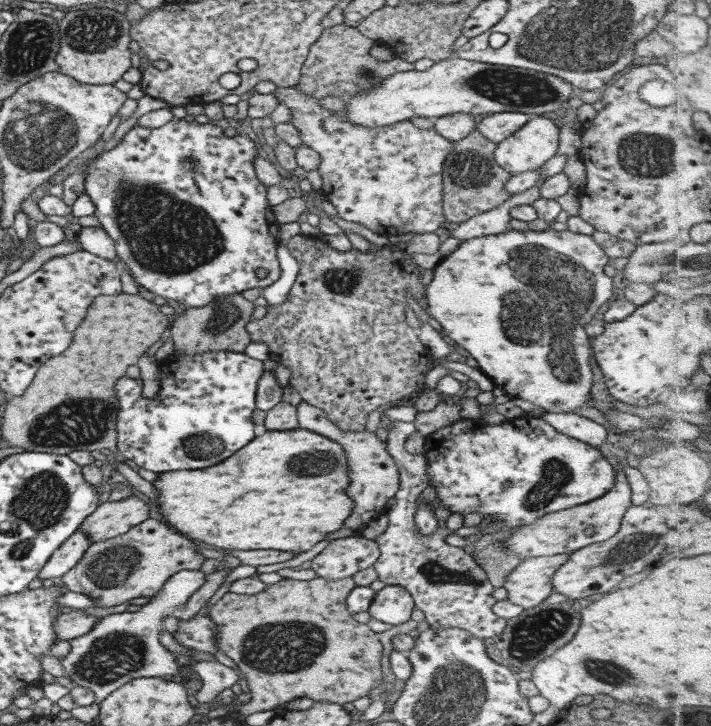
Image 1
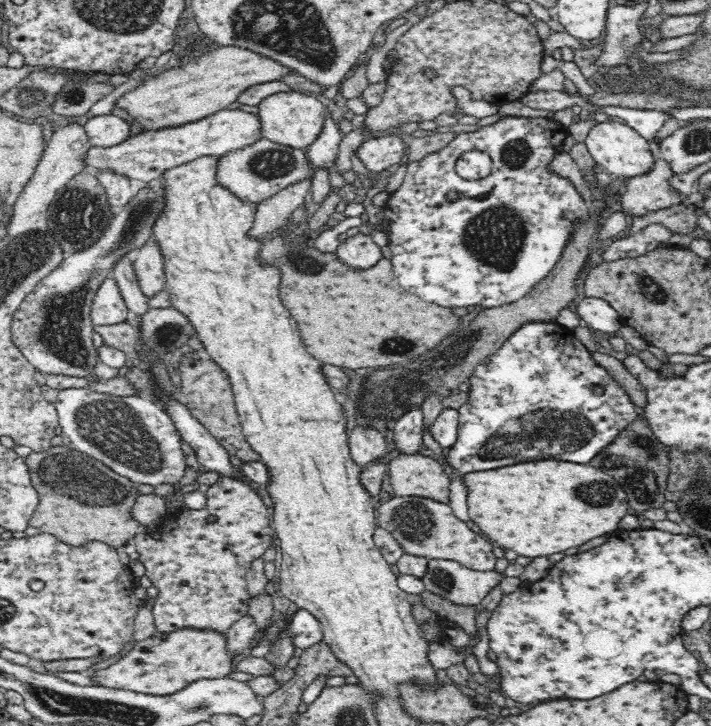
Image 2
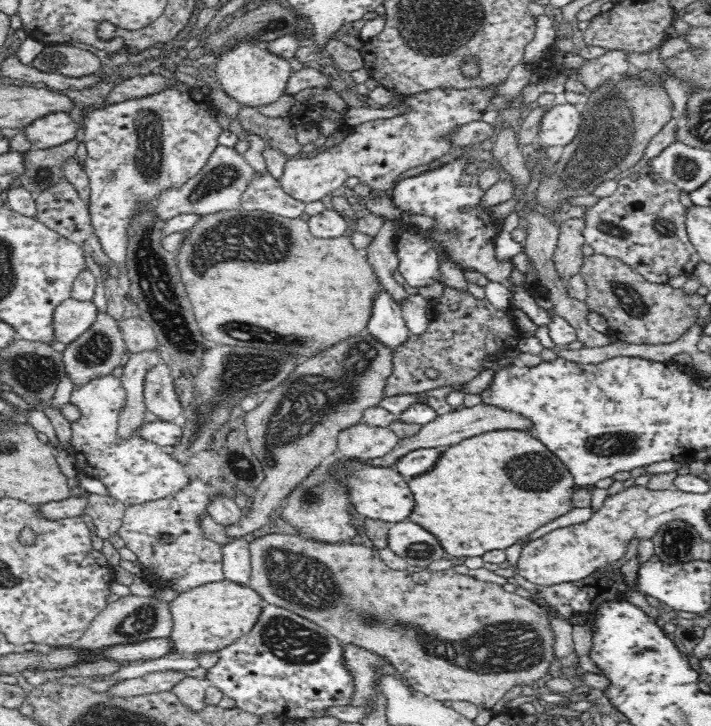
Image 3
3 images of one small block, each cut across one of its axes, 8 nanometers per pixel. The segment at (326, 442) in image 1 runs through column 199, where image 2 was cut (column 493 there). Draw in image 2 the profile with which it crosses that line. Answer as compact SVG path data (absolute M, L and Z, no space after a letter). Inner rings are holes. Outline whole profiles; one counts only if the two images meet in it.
M544 459L520 462L516 466L504 466L500 470L464 474L462 479L470 490L466 496L469 517L478 524L481 534L496 540L504 549L510 548L518 555L530 558L547 557L574 546L582 546L584 542L608 532L613 534L618 529L620 520L632 512L628 494L618 484L618 479L589 464Z

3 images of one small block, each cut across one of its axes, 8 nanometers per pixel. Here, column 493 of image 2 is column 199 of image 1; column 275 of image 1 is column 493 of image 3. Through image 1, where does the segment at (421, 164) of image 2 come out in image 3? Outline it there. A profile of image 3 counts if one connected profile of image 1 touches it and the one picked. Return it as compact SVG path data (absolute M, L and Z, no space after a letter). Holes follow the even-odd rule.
M456 158L449 164L400 180L394 185L390 198L402 212L428 216L435 220L431 229L414 228L412 224L400 222L394 235L395 252L399 261L397 270L414 288L440 282L440 256L436 250L440 246L444 251L442 254L456 267L482 272L489 281L506 286L513 293L512 303L515 308L526 311L537 327L549 326L552 312L540 307L526 286L516 286L510 280L510 274L515 268L513 262L510 259L496 260L496 237L500 234L504 221L498 217L494 219L494 215L490 215L487 208L480 205L485 191L479 187L476 173L466 172L469 164L471 163L466 158Z

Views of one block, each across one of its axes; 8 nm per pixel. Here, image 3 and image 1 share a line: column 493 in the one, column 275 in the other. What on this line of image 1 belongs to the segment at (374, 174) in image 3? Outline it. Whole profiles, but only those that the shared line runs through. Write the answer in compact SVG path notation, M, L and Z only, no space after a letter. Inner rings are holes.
M277 87L273 92L278 98L279 102L282 102L284 106L288 107L290 110L290 120L289 124L293 125L300 134L302 143L300 146L307 147L314 150L321 157L320 167L317 169L322 175L322 197L328 200L336 208L336 216L342 218L344 221L348 222L358 222L364 226L370 228L374 232L378 232L381 235L400 235L408 232L415 233L439 233L446 217L444 216L443 208L443 165L448 157L448 154L452 151L453 143L443 138L438 132L434 130L420 130L416 128L414 124L410 121L396 122L394 125L382 126L376 128L367 128L366 126L359 126L359 124L351 124L350 122L345 122L342 119L341 112L329 112L321 109L318 104L318 99L310 97L306 93L302 93L300 89L296 87Z

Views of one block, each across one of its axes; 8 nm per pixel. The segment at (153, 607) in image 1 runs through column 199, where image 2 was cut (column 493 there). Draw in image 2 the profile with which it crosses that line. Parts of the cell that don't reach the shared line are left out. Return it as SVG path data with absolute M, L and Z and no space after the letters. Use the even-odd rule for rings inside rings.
M428 559L422 576L426 590L452 604L476 607L505 577L498 571L472 571L454 560Z

